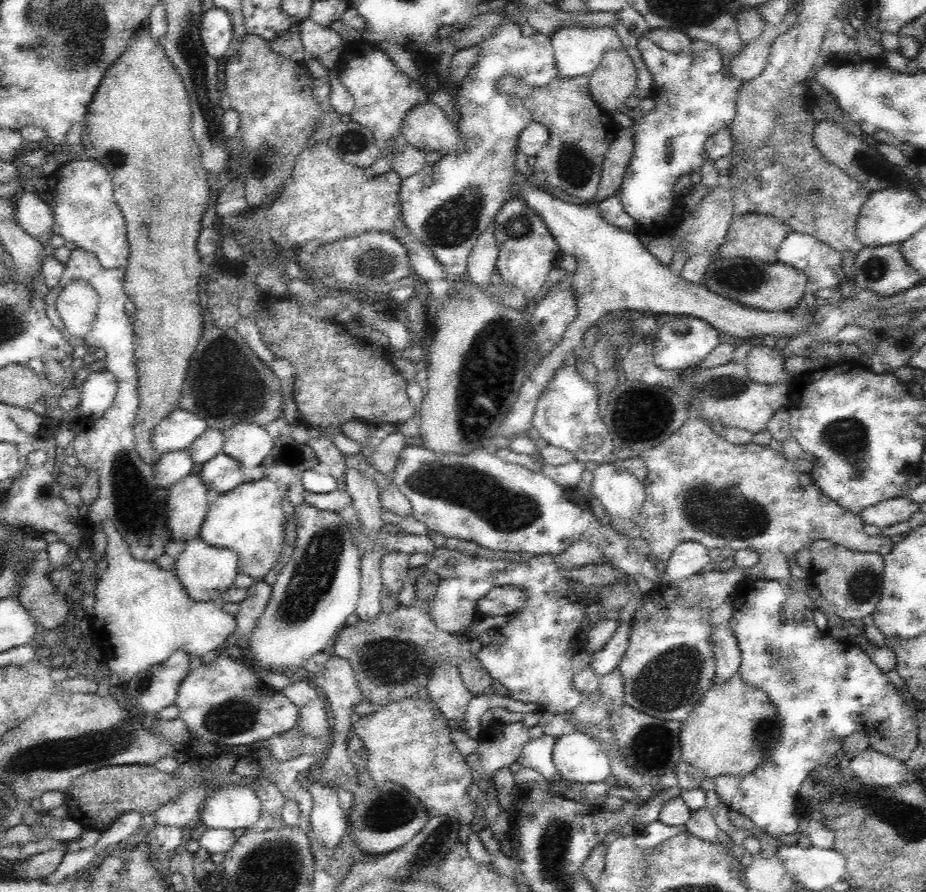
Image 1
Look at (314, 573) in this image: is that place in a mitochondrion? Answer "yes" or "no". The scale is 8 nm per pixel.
yes

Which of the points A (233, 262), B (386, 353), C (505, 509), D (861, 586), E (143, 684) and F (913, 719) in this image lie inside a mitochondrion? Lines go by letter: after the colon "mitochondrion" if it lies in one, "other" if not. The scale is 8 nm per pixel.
A: other
B: other
C: mitochondrion
D: mitochondrion
E: other
F: other

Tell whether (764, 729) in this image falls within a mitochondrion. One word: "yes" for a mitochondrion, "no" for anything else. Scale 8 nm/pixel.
yes

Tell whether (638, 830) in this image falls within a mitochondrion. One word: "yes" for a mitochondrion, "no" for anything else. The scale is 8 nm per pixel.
no

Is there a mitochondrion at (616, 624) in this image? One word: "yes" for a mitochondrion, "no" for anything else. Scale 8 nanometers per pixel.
no

